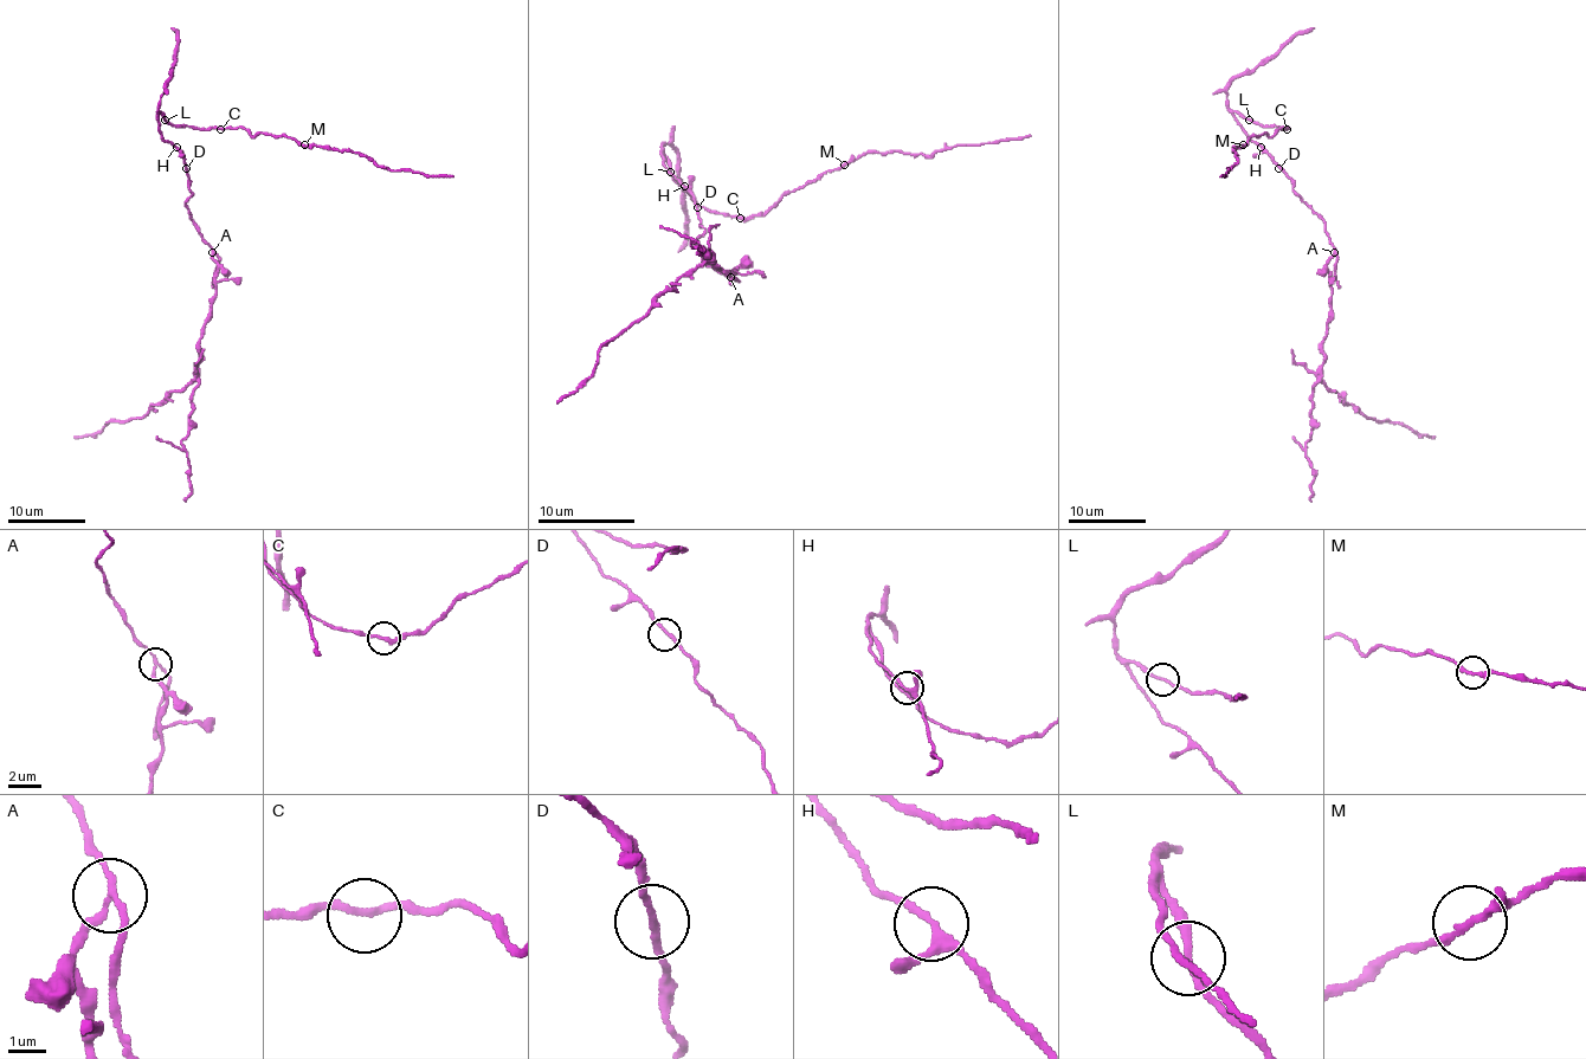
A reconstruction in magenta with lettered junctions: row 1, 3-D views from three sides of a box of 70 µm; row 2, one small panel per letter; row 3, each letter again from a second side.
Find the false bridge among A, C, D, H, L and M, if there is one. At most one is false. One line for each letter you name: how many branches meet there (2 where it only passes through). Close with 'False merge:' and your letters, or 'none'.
A: Branches: 3
False merge: A

